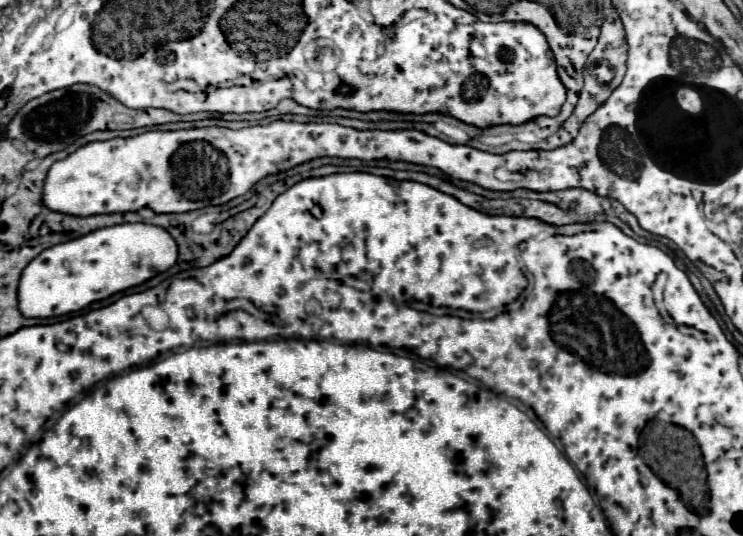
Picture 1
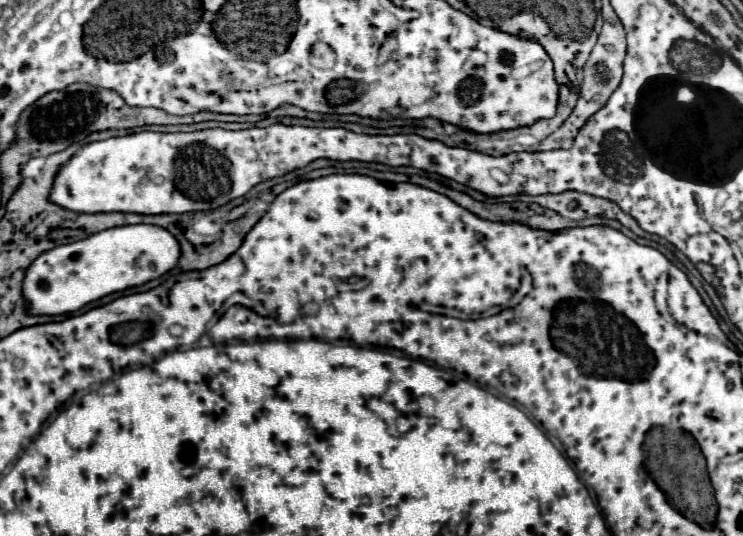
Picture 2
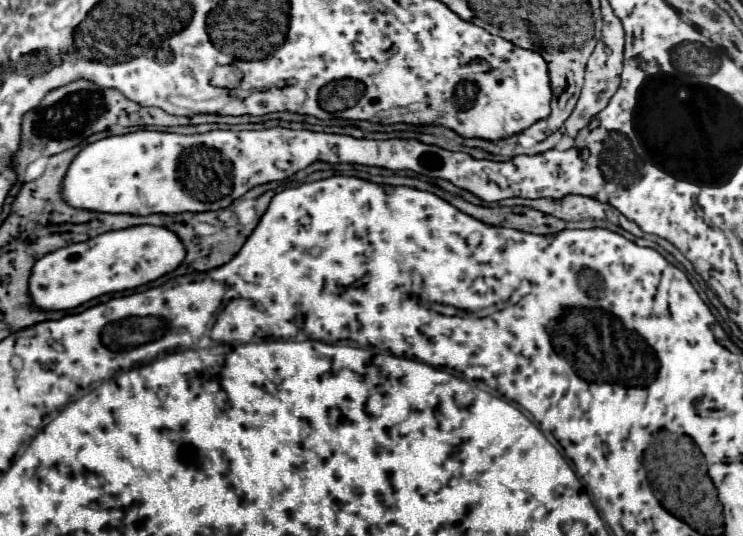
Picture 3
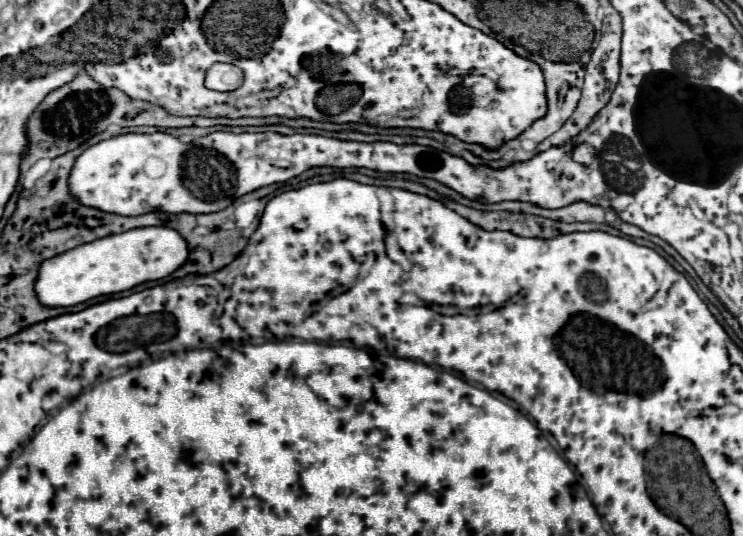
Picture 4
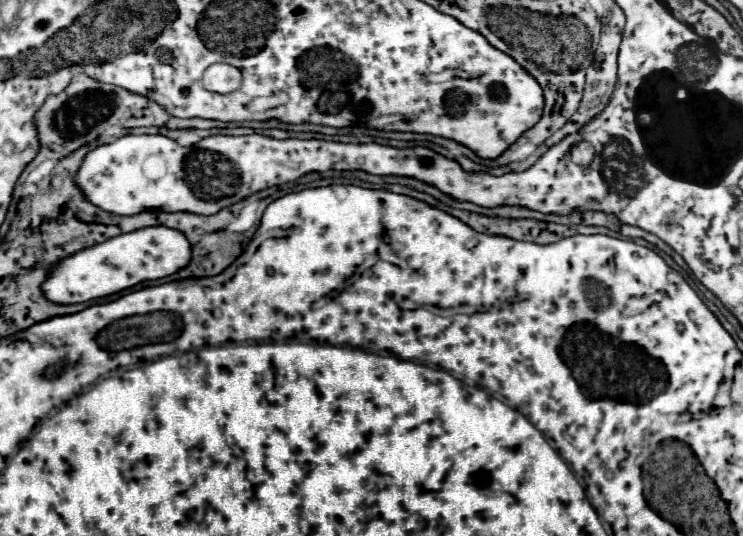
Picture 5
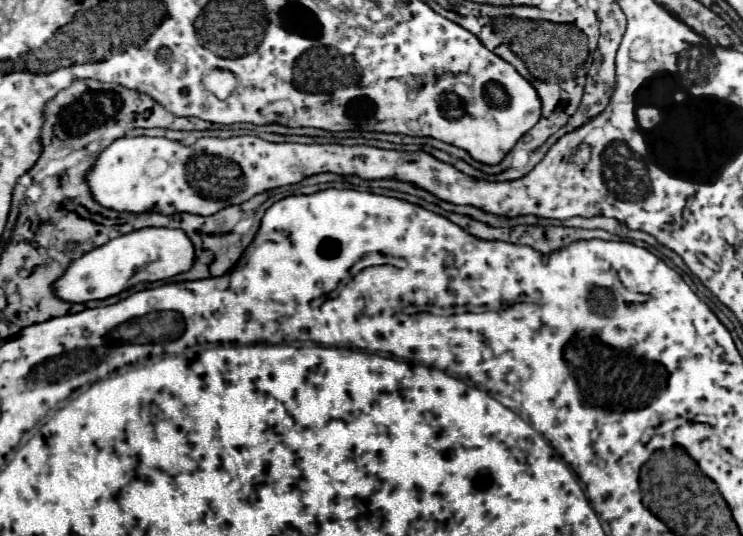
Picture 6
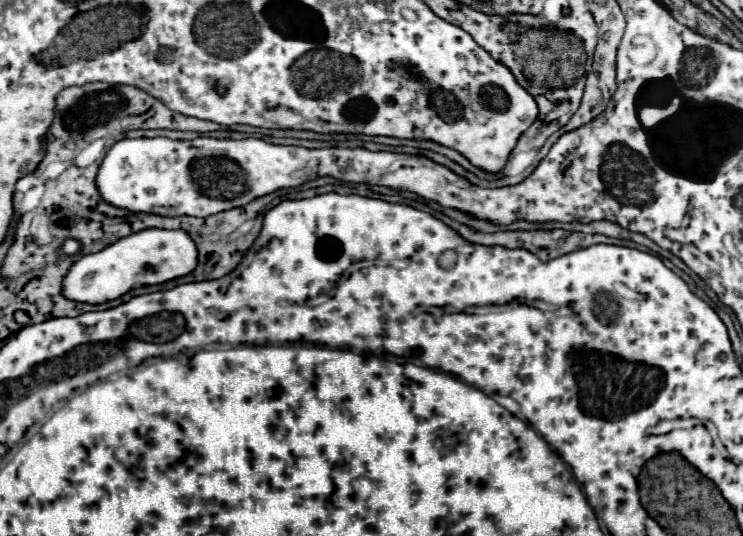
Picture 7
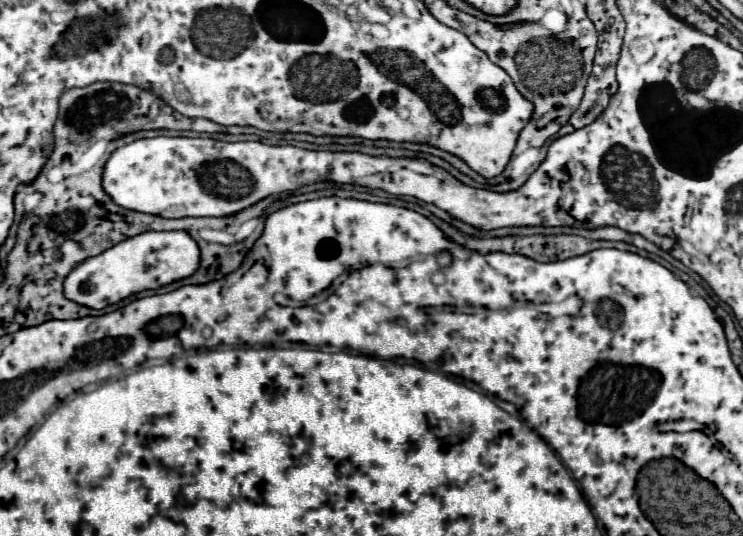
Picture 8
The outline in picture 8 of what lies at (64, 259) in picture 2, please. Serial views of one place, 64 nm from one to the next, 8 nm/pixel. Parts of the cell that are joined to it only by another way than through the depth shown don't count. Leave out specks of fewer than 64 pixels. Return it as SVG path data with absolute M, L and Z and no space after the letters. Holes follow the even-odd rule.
M144 232L110 250L84 260L64 280L64 296L76 304L100 310L132 294L156 290L192 276L200 266L200 248L188 232Z

